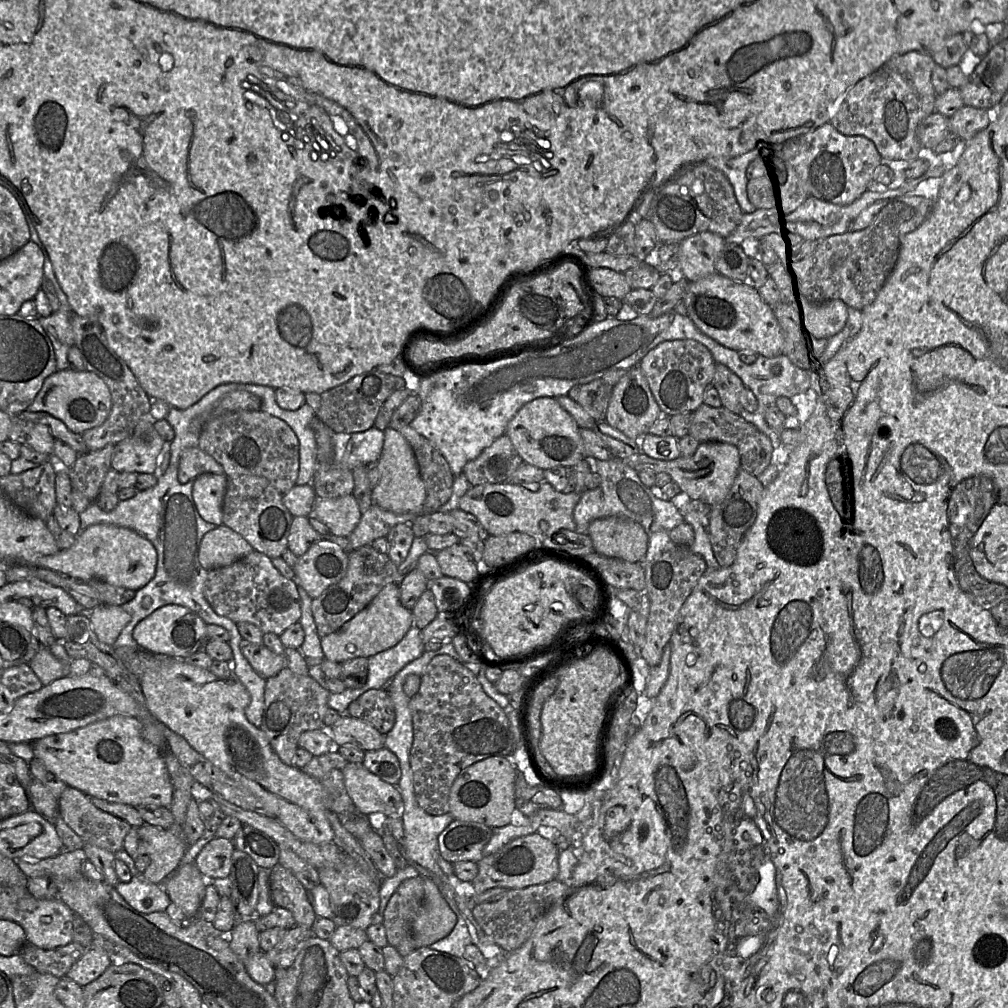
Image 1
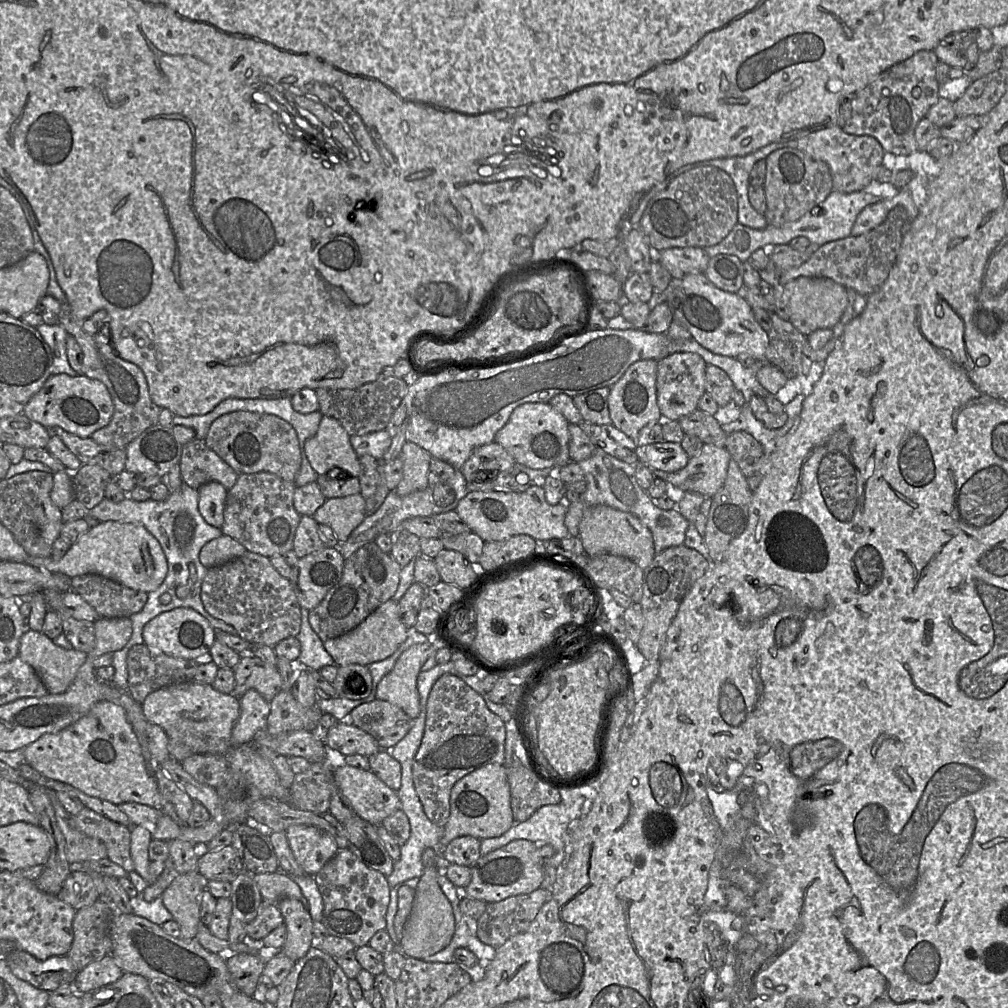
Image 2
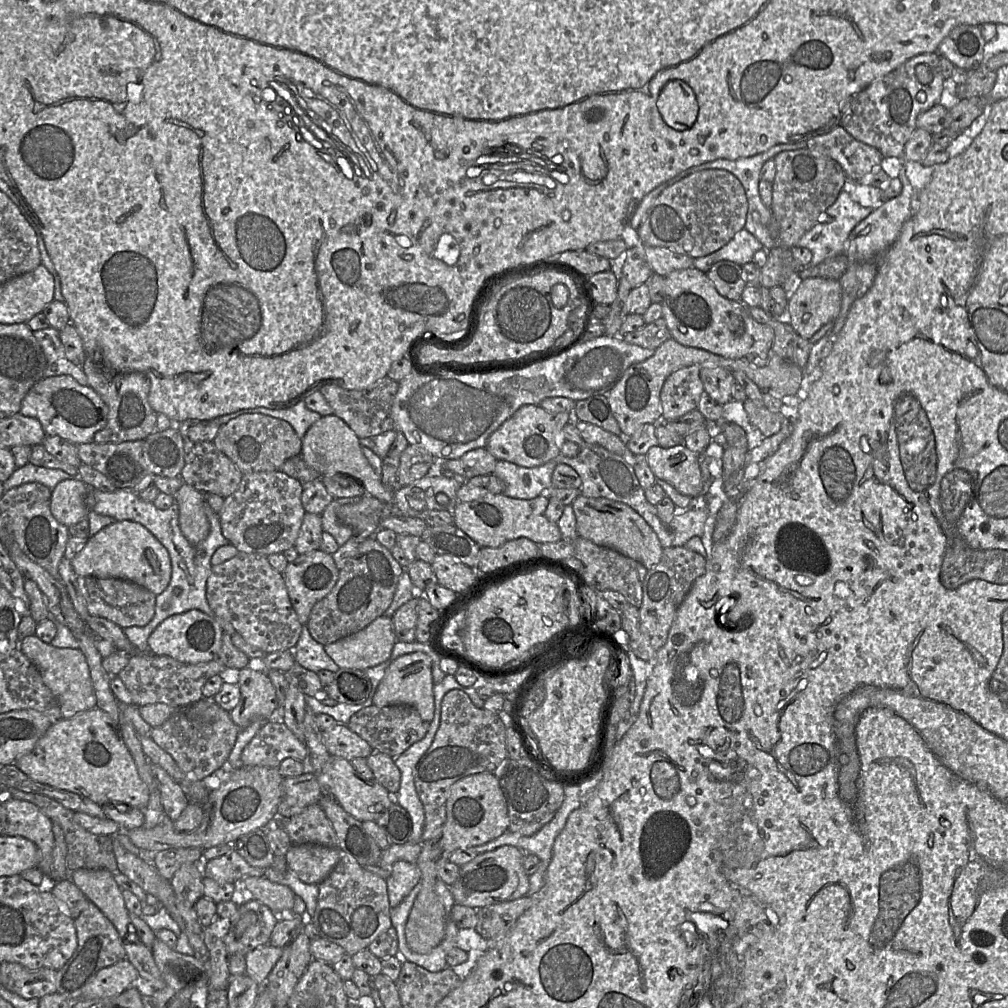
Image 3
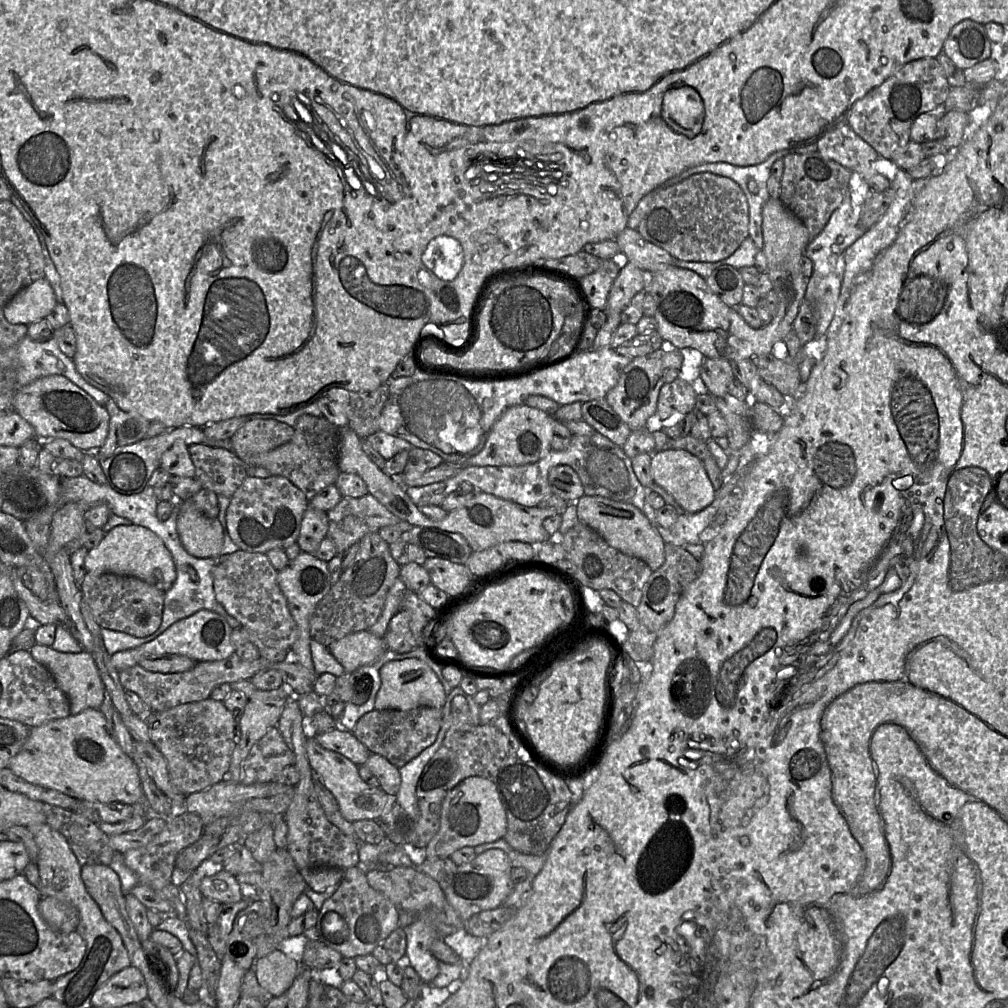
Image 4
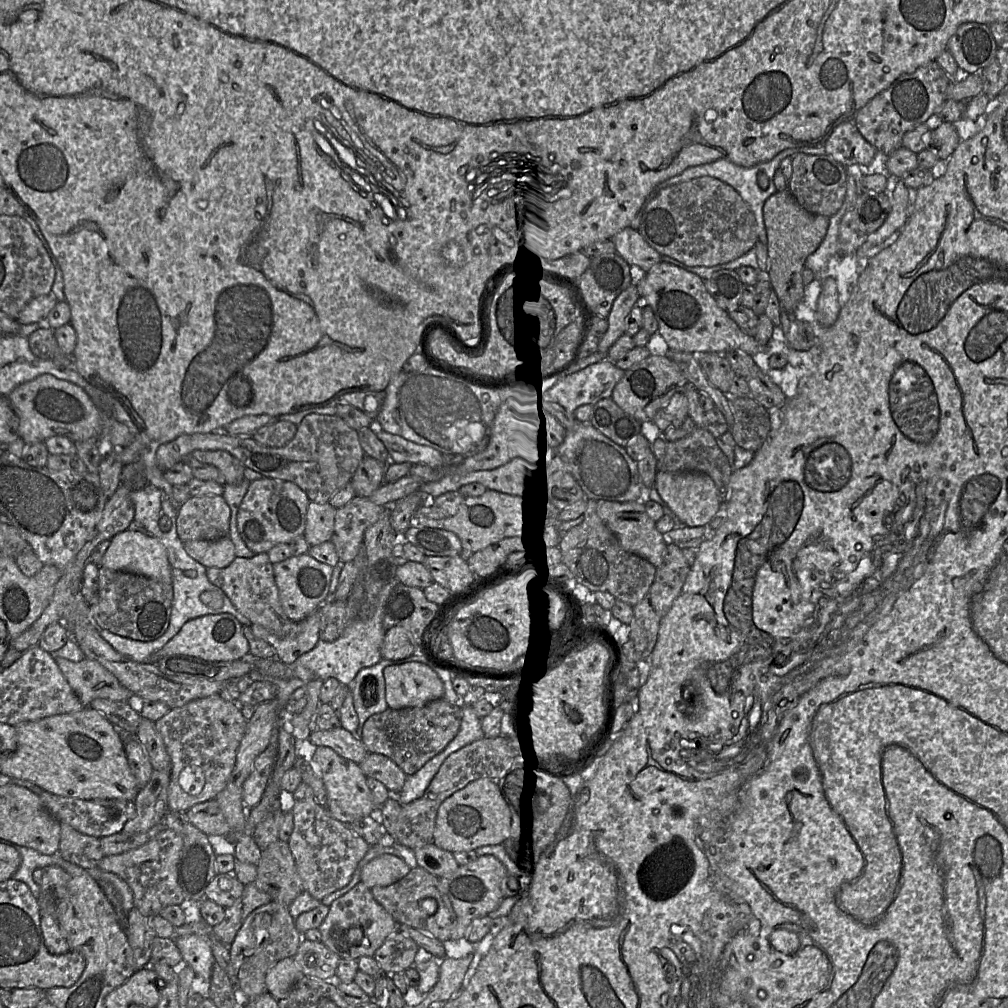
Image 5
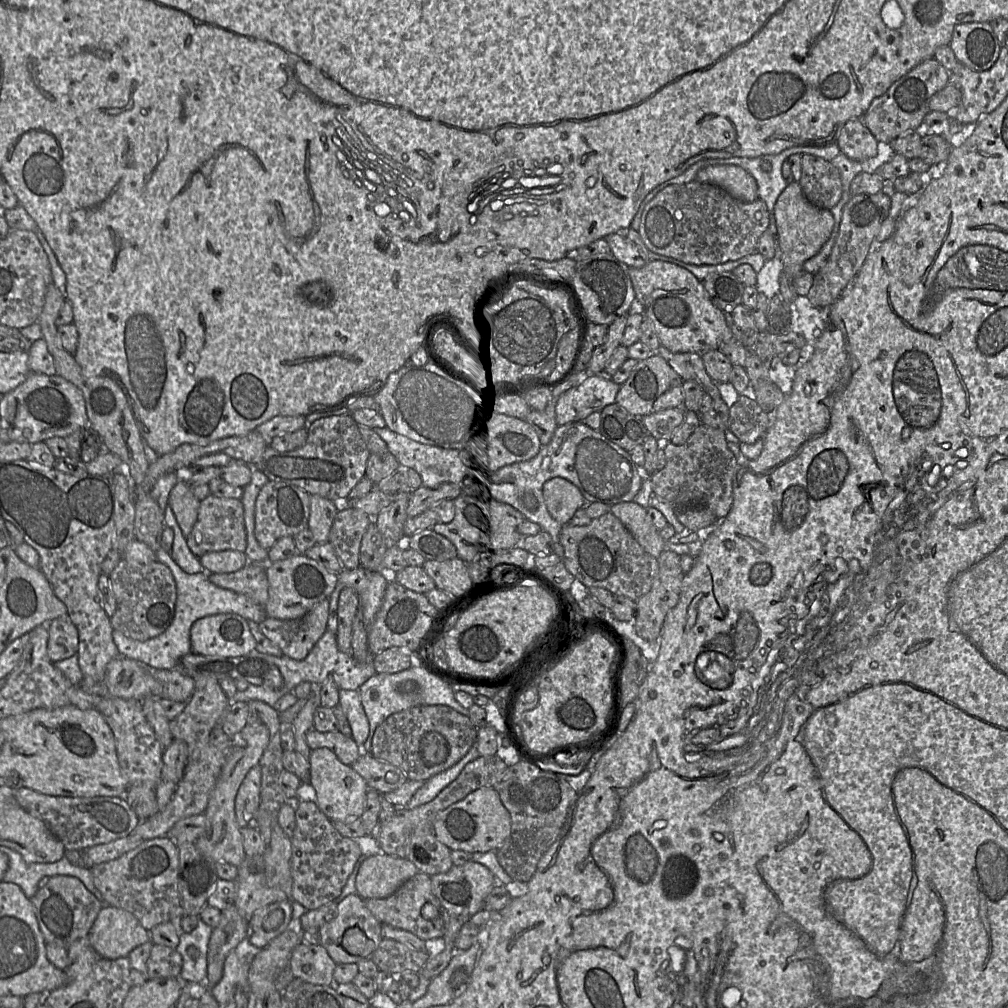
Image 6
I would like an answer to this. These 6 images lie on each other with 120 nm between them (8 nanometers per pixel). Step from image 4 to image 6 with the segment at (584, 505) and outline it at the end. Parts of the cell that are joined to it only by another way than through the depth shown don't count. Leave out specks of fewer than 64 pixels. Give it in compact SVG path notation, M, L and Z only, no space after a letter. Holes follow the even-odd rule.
M635 501L620 502L611 506L611 513L620 519L647 553L658 558L665 550L665 541L644 507Z

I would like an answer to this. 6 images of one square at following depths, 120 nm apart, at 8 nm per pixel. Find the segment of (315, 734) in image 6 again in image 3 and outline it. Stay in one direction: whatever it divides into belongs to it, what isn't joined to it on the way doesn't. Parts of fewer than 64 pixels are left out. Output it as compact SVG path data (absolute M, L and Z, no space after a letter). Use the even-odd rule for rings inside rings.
M338 723L332 728L324 730L323 742L332 756L349 761L354 758L367 759L374 752L367 741L343 723Z

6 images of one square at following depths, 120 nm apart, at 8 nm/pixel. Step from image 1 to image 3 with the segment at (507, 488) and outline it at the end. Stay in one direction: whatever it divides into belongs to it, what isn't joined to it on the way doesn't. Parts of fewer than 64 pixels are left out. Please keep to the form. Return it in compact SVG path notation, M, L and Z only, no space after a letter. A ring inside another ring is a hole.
M503 493L486 494L476 500L458 502L452 512L453 524L474 540L480 548L499 547L521 537L537 544L557 542L564 538L557 523L549 521L545 516L548 503L549 496L546 493L532 499L512 498Z

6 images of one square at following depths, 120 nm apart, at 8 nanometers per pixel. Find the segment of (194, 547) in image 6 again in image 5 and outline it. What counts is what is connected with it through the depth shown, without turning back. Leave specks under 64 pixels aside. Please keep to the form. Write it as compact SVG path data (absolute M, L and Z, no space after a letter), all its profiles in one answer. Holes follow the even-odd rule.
M222 496L190 497L178 509L178 536L183 542L228 537L230 514L229 505Z

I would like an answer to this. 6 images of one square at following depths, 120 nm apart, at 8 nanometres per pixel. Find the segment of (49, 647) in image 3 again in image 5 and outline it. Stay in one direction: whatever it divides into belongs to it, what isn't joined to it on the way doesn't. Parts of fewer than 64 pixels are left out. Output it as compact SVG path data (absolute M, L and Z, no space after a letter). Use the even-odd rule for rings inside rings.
M54 657L60 671L84 707L94 699L127 702L133 695L98 661L84 658L73 662Z

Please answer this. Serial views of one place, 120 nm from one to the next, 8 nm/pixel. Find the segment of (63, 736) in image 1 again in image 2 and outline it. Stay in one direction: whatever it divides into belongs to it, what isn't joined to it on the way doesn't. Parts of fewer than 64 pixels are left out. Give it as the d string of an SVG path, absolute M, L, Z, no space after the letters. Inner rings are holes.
M109 701L96 703L89 712L70 726L41 736L24 748L25 763L43 776L68 784L81 792L120 805L135 802L160 808L162 797L158 783L147 769L137 735L129 722L126 712L120 705Z

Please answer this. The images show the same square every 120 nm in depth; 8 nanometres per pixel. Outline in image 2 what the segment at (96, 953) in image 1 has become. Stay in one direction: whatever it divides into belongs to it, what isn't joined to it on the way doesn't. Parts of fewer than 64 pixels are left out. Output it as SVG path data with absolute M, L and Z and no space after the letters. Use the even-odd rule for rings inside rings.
M112 954L91 962L79 971L73 981L78 994L83 995L116 982L125 972L117 965Z

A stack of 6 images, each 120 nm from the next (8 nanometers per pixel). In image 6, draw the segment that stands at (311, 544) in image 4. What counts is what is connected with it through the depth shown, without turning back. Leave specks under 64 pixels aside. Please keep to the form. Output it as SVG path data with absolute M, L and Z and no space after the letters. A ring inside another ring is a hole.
M310 495L307 527L312 532L315 543L328 541L329 532L337 511L337 505L331 500L318 495Z

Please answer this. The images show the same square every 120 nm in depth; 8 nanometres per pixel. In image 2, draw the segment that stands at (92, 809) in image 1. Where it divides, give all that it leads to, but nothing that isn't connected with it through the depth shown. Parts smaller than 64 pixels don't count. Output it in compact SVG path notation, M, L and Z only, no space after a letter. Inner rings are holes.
M84 807L77 815L70 816L69 823L85 835L101 841L106 846L107 857L115 864L121 866L127 873L135 870L135 865L130 854L130 827L114 822L87 807Z

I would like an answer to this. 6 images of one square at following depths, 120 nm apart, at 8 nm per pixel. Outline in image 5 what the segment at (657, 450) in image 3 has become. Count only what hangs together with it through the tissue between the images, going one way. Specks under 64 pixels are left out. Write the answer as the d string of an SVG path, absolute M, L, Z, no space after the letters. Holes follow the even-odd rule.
M657 471L654 487L662 500L679 518L681 524L685 526L706 526L722 510L722 497L714 481L707 474Z

